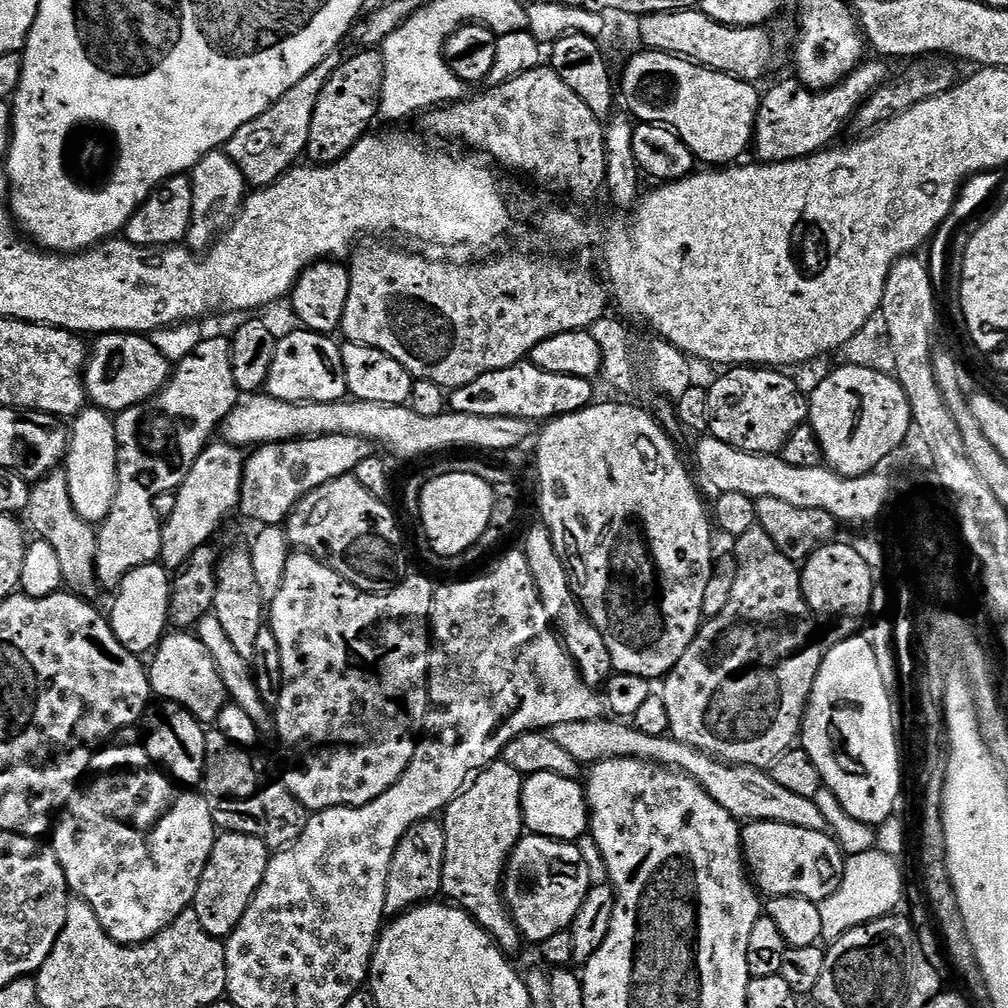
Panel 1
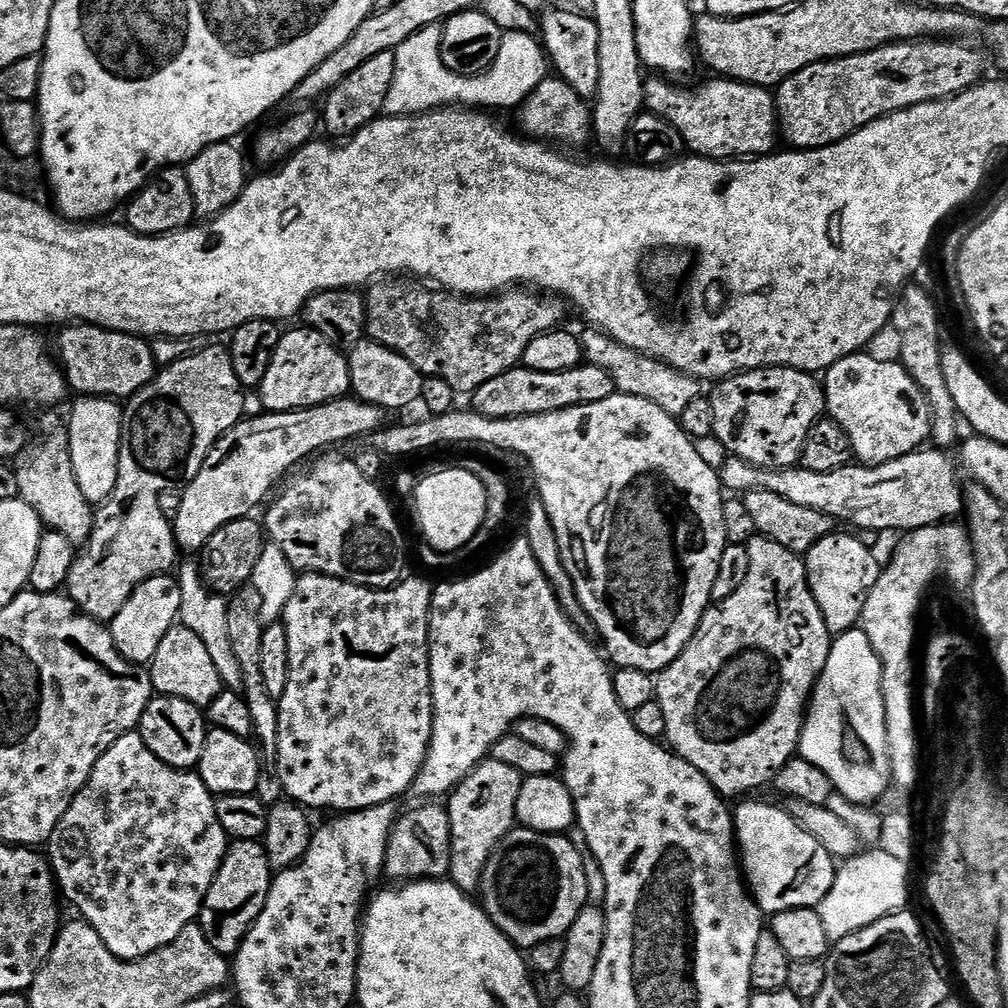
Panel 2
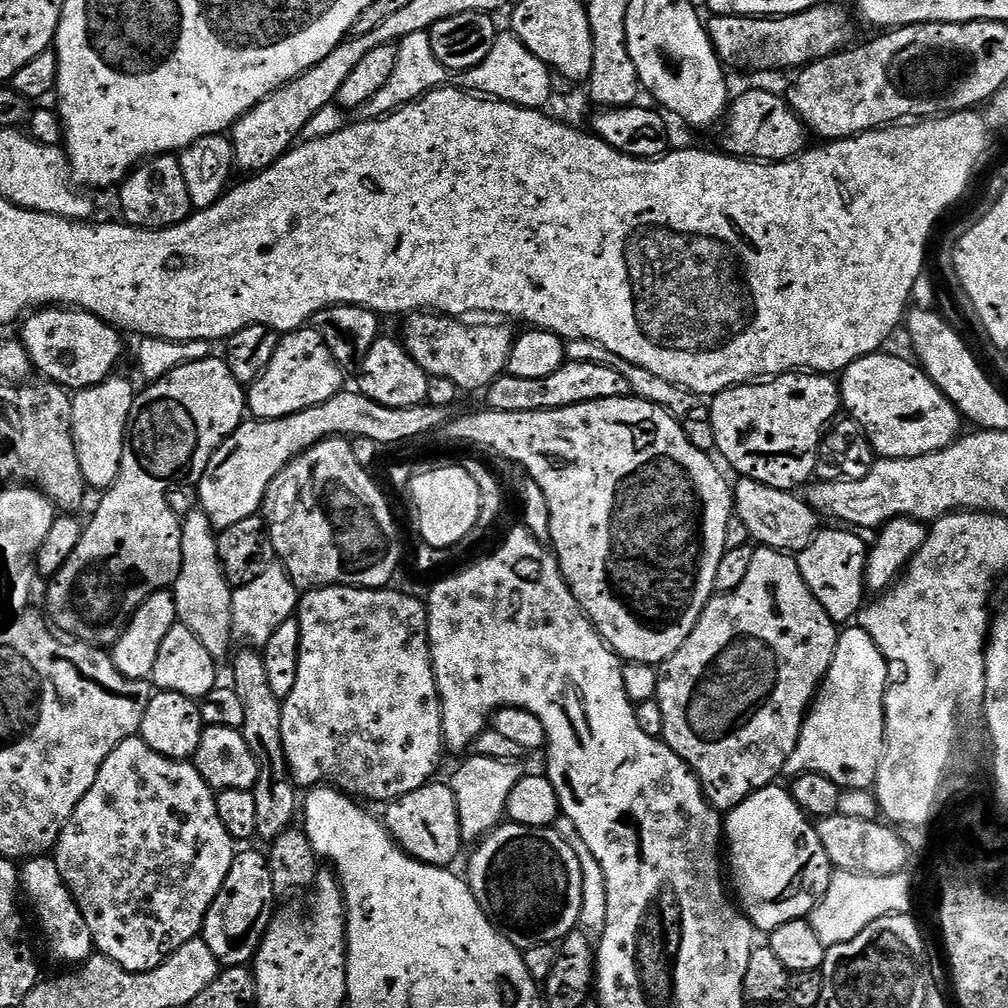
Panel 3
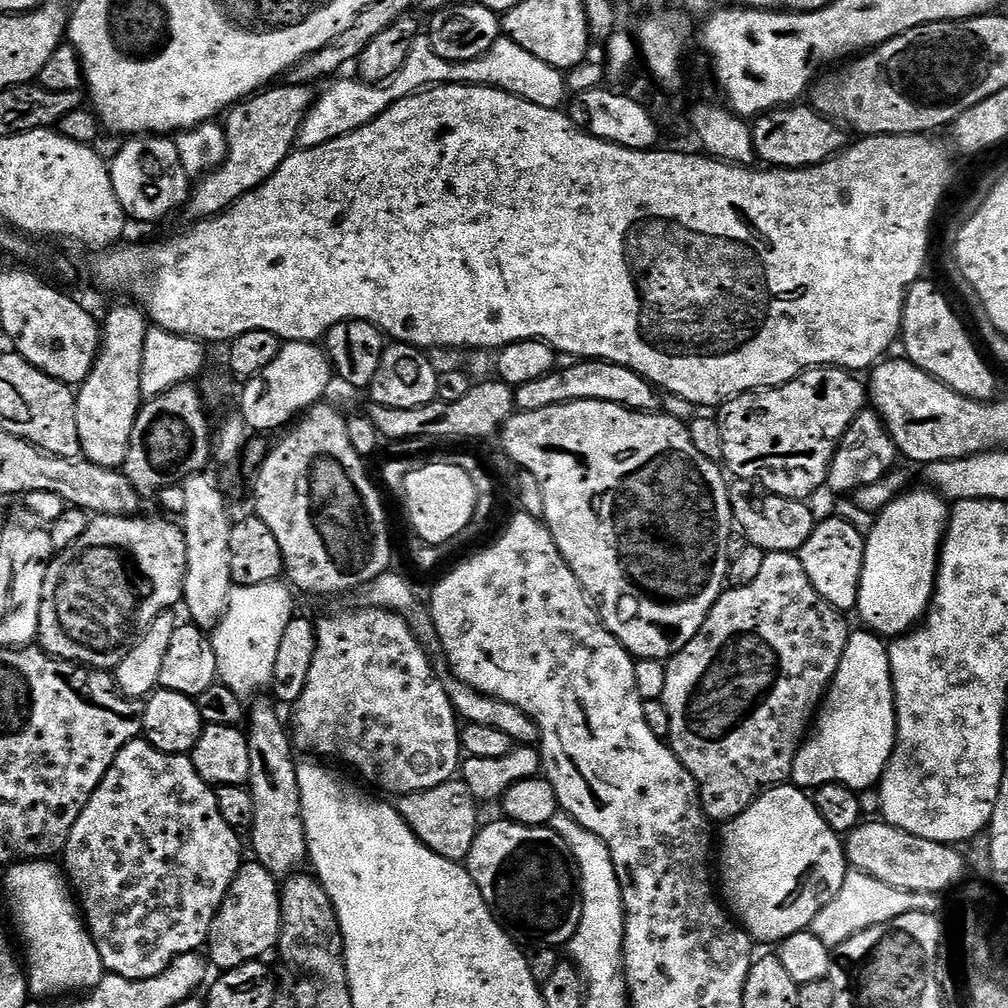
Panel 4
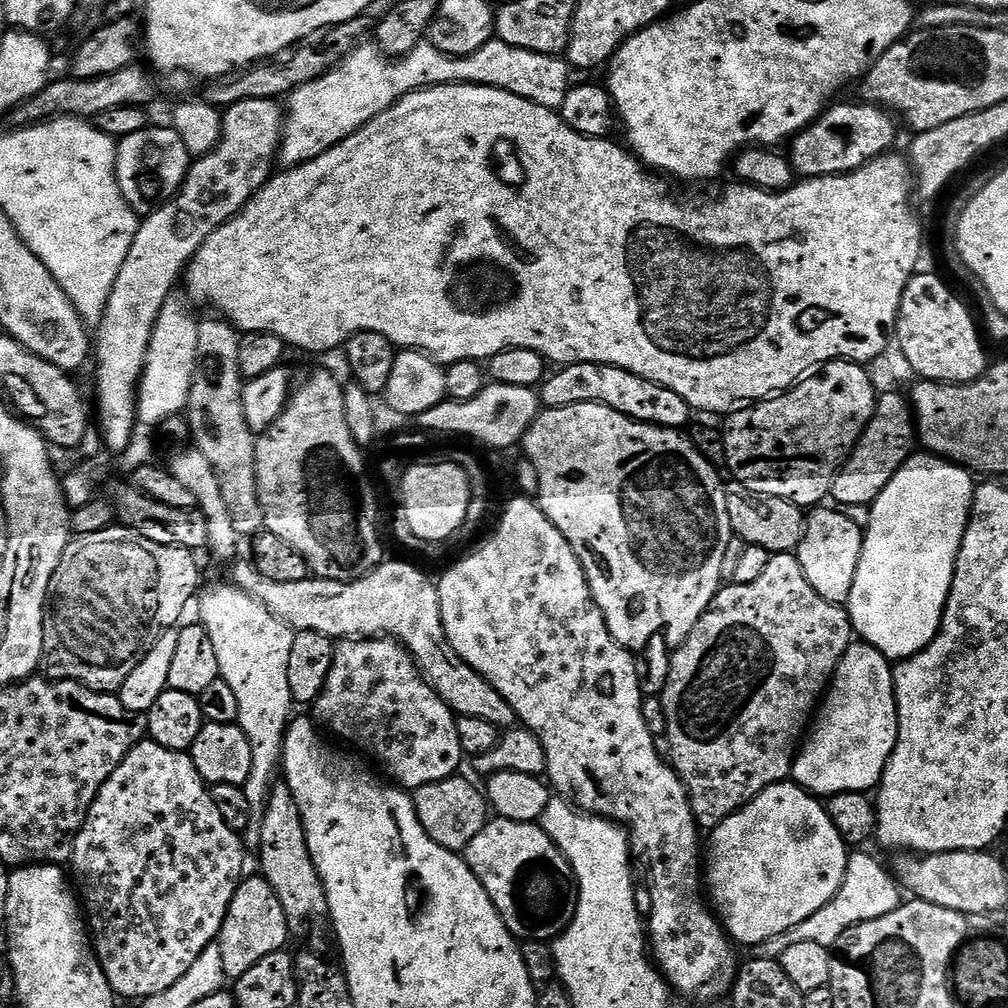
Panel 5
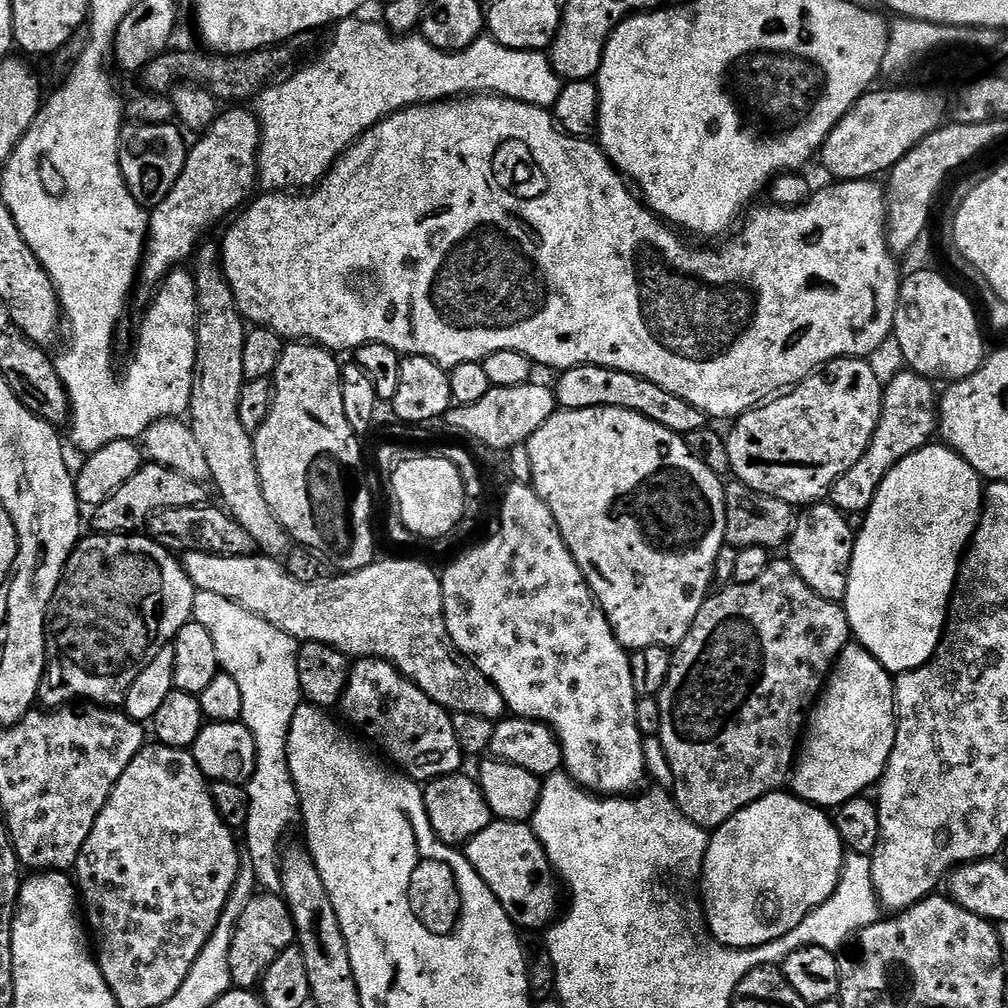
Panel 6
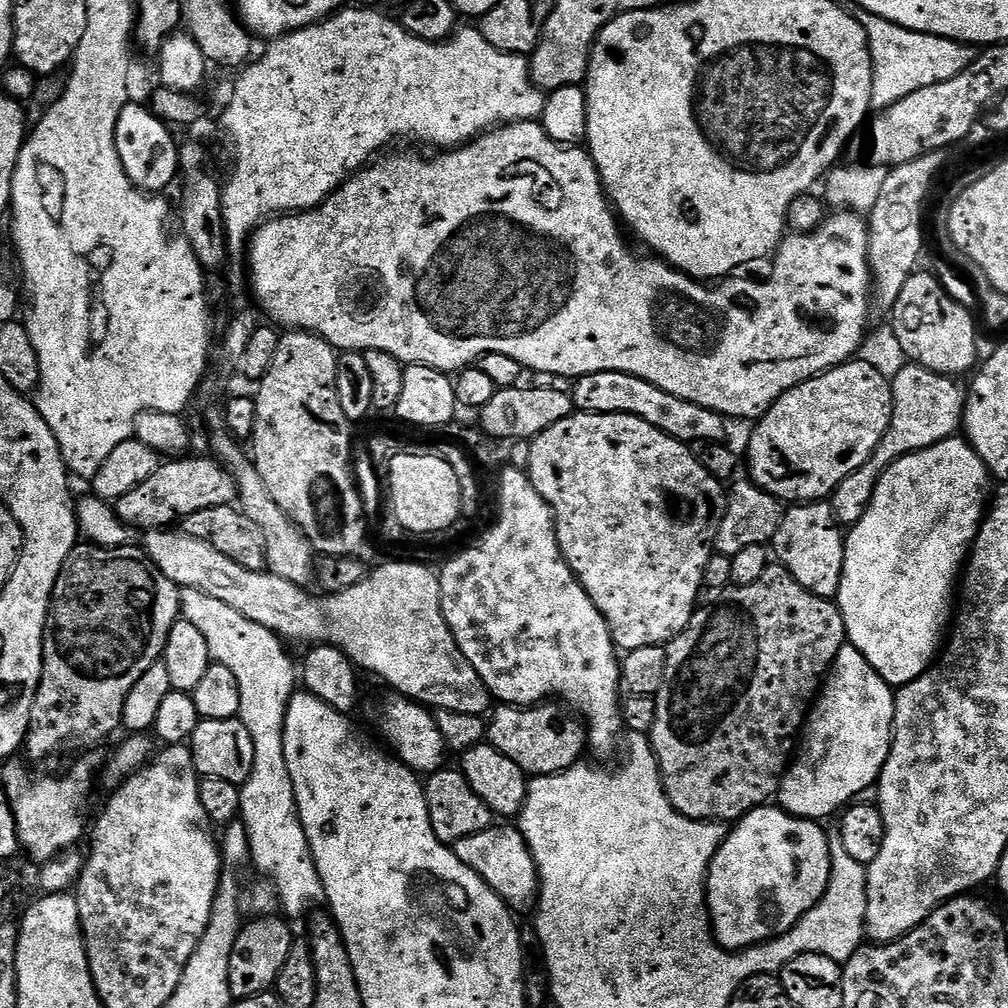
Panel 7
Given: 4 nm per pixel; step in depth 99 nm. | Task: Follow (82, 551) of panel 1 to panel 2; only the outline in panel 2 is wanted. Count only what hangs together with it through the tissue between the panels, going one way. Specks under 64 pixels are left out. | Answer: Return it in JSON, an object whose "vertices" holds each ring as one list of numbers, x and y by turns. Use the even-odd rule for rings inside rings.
{"vertices":[[44,414,40,420,40,432,44,437,36,445,33,443,19,457,20,468,15,469,19,498,37,511,45,529,64,534,73,546,83,546,88,543,92,528,96,525,96,512,93,505,86,502,86,496,79,489,78,478,74,478,67,423,61,417,59,420,52,415,56,414]]}

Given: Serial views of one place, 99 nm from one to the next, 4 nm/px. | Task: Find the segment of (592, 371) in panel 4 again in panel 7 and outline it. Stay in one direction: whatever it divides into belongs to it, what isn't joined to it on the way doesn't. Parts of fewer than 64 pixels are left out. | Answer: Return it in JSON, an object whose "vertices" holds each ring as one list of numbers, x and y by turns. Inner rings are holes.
{"vertices":[[599,372,575,377,573,388,570,388,572,403,577,413,593,412,594,414,626,414,637,416,650,426,662,430,670,438,680,440,683,444,692,445,703,440,723,441,725,417,706,406,698,406,689,400,678,398,650,382,625,372]]}

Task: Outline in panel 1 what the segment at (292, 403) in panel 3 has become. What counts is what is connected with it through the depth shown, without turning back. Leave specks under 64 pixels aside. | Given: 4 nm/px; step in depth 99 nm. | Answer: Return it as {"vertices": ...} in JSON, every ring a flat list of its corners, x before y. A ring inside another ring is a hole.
{"vertices":[[299,331,292,332,289,336,281,335,277,339,274,366,270,366,270,378,266,385,267,395,295,404,332,404,336,400,345,399,348,396,348,387,346,370,342,366,340,344,332,341,331,335,322,332]]}

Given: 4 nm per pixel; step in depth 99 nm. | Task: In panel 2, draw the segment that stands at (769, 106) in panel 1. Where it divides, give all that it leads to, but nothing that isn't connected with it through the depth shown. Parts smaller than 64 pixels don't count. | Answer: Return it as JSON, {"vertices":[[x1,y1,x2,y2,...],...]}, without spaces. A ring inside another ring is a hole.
{"vertices":[[929,38,903,44,887,44,862,54,839,56,836,60,823,60,806,66,798,70,798,74,790,74,790,78,786,78,775,89,779,135,783,143,784,140,788,143,785,145,796,150,821,148,846,138,878,118,889,116,891,112,935,100,949,100,951,96,957,96,959,92,965,92,985,79,985,53,980,53,972,46,968,42]]}

